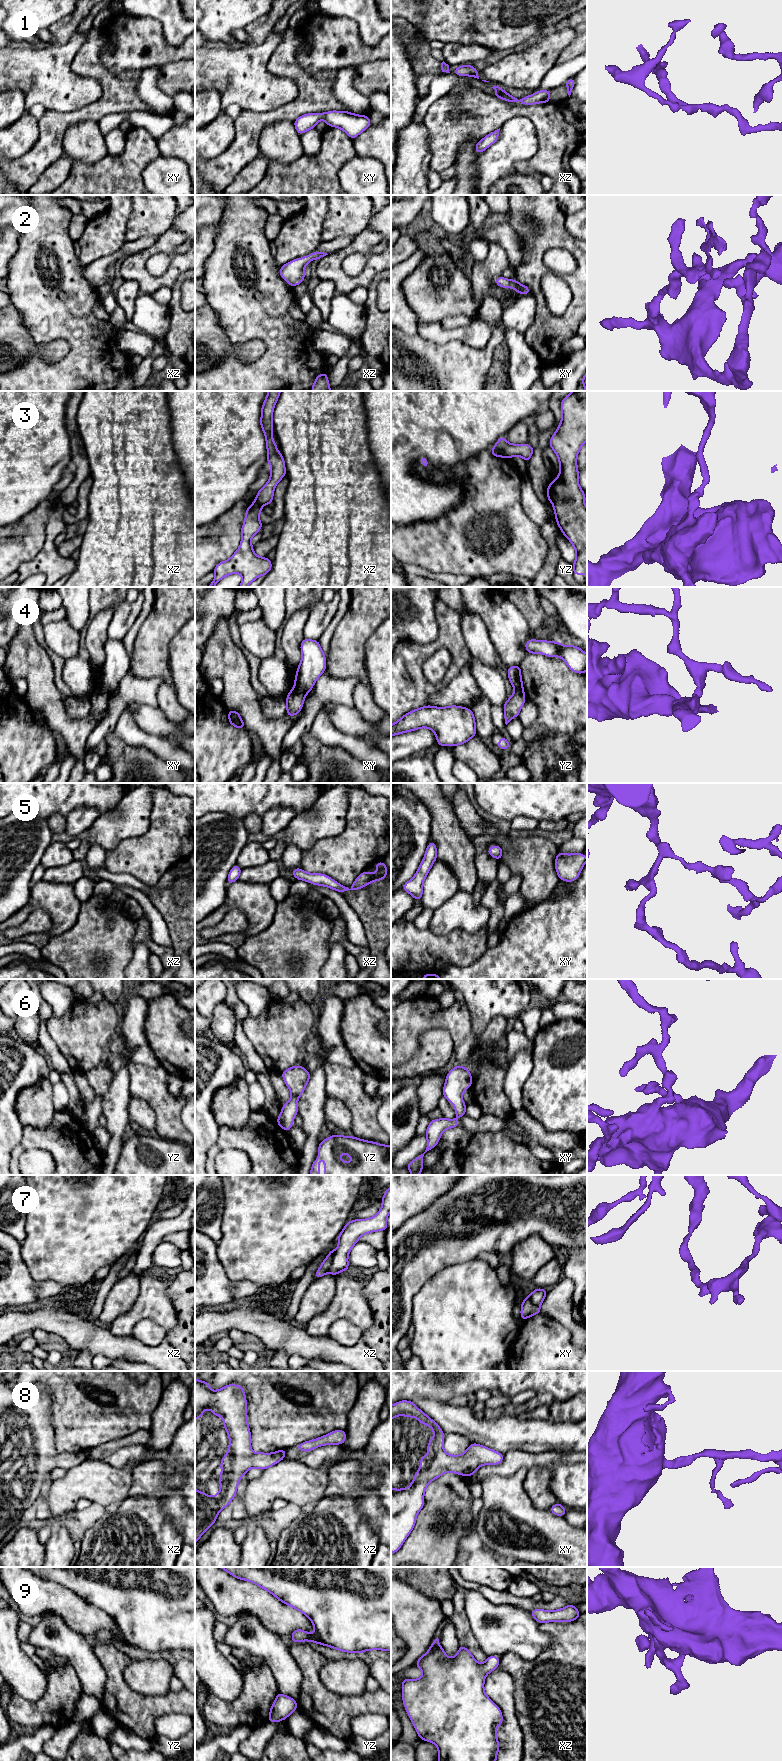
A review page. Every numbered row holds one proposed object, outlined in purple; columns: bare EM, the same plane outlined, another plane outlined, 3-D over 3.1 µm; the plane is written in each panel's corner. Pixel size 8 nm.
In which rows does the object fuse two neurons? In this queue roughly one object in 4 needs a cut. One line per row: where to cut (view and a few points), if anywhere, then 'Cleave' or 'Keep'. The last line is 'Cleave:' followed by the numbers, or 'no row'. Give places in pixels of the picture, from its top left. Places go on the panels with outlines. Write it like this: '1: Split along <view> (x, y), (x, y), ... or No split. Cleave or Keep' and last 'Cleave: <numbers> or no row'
1: No split. Keep
2: No split. Keep
3: Split along yz (494, 446), (504, 456). Cleave
4: Split along xy (293, 688), (305, 695). Cleave
5: No split. Keep
6: No split. Keep
7: Split along xz (334, 1250), (332, 1262), (327, 1271). Cleave
8: No split. Keep
9: No split. Keep
Cleave: 3, 4, 7

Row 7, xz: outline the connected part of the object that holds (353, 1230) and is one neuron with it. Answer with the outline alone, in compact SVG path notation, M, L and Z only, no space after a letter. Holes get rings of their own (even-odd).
M391 1186L387 1187L387 1191L381 1199L382 1207L375 1216L368 1219L355 1219L346 1223L337 1238L339 1246L334 1250L328 1271L330 1274L336 1276L340 1272L350 1269L348 1255L361 1236L375 1231L387 1230L387 1216L391 1211Z

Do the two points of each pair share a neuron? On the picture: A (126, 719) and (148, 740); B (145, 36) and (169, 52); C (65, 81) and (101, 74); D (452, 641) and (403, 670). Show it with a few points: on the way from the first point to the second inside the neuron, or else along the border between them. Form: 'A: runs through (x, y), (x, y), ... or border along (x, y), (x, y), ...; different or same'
A: runs through (129, 725), (142, 738); same
B: runs through (151, 42), (163, 52); same
C: border along (83, 76), (94, 78), (98, 81); different
D: runs through (440, 642), (432, 647), (415, 664); same

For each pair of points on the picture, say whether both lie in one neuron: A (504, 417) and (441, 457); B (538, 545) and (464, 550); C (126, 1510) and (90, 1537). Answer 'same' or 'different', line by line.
A: same
B: same
C: same

